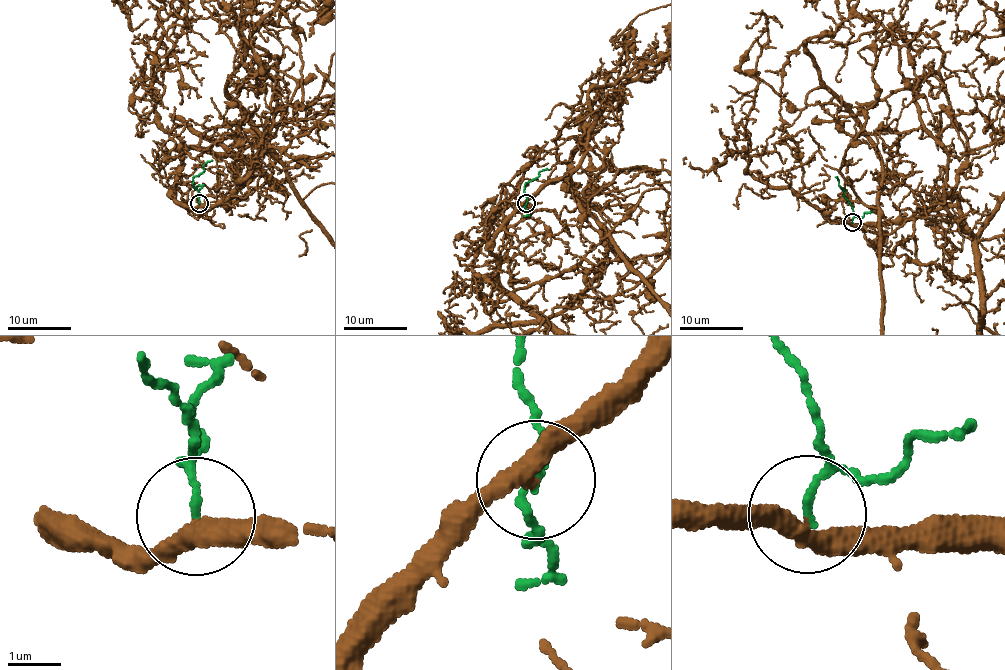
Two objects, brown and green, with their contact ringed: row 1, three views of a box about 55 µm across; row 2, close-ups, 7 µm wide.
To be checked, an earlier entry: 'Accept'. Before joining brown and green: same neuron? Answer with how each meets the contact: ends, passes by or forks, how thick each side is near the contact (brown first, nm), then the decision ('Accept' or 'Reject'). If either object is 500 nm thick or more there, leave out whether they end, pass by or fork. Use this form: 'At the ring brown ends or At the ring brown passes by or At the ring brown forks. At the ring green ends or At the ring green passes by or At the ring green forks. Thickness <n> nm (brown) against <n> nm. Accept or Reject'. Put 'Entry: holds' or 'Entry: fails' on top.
Entry: holds
At the ring brown passes by. At the ring green passes by. Thickness 240 nm (brown) against 90 nm. Accept

